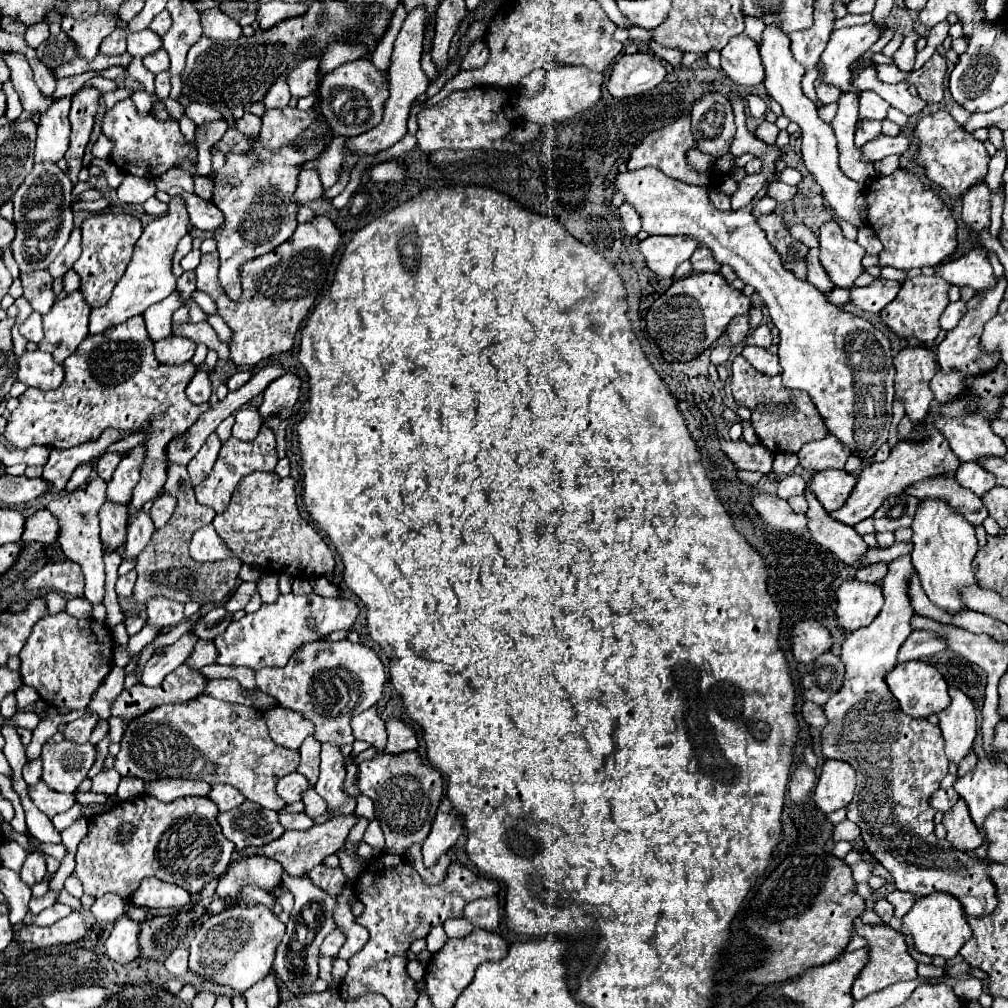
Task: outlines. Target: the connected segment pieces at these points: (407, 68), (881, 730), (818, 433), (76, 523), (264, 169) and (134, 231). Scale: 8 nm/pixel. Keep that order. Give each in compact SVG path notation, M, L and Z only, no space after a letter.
M414 7L408 11L406 21L396 37L394 43L394 53L392 53L392 65L388 69L388 79L390 79L390 97L384 103L384 119L380 125L376 125L374 129L352 137L348 141L348 147L352 151L358 151L362 155L370 155L370 153L378 153L384 151L388 147L392 147L394 143L398 143L404 135L406 135L406 121L408 121L408 113L410 113L410 105L414 103L414 99L418 95L422 95L428 87L428 77L424 75L424 71L420 69L420 55L422 55L422 39L424 39L424 23L426 23L426 7Z
M902 555L888 565L888 575L882 581L884 587L884 607L868 627L852 631L842 643L842 661L846 665L846 679L842 689L828 699L824 713L828 725L822 729L822 751L826 759L848 761L856 769L856 795L848 805L848 817L862 829L862 839L866 849L888 869L894 877L894 885L900 891L910 891L918 897L930 895L934 891L944 891L954 895L962 905L966 915L980 917L990 915L996 909L996 885L988 879L990 859L974 859L968 853L954 849L948 841L934 835L934 815L936 809L930 805L932 793L940 787L940 781L948 773L948 757L944 755L944 739L940 727L928 723L928 719L914 719L902 713L898 701L890 695L886 685L886 673L896 665L896 655L900 645L912 633L910 617L914 615L912 603L908 599L908 579L916 573L910 565L910 555Z
M740 355L732 363L730 387L736 403L752 411L752 427L760 437L760 443L772 453L782 453L782 451L798 453L802 445L816 439L824 439L828 435L824 419L820 417L812 399L804 391L794 391L784 387L780 375L760 373Z
M100 477L90 479L86 485L76 489L74 493L66 493L54 501L50 501L46 507L58 517L60 521L60 545L62 551L68 559L76 561L82 567L82 573L86 577L86 593L84 597L92 603L98 605L104 599L104 561L102 561L102 545L100 545L100 519L98 511L102 503L106 501L106 487L108 483Z
M314 123L314 125L304 133L304 137L302 137L302 141L308 143L308 147L306 147L304 153L300 153L294 145L292 145L292 147L284 147L284 149L272 153L272 151L266 151L266 149L260 145L260 139L256 139L256 143L254 143L254 153L262 159L262 163L256 163L256 159L250 157L250 155L228 155L224 169L220 169L220 171L216 173L216 177L214 177L214 183L216 183L216 187L214 187L214 205L216 205L220 211L224 211L224 217L226 217L226 223L224 223L220 229L216 229L216 235L214 235L214 239L216 239L216 243L218 243L220 263L222 263L218 277L220 277L220 283L222 283L224 291L226 291L226 295L228 295L232 301L236 301L236 303L240 301L240 295L242 295L242 289L240 289L240 265L244 265L246 261L256 259L256 257L260 257L260 255L266 255L268 251L272 251L272 249L276 249L278 245L282 245L284 241L288 241L288 239L292 237L296 225L298 225L298 223L296 223L298 205L294 205L294 203L290 201L290 195L294 193L296 183L298 183L298 181L296 181L296 177L298 177L298 167L300 167L304 161L316 159L316 157L320 155L320 149L324 147L322 141L320 141L320 135L326 133L326 125L322 123L320 129L318 129L316 125L320 125L320 123Z
M102 213L102 215L88 217L82 223L82 255L74 263L74 271L78 271L82 279L80 291L90 307L100 307L108 303L112 295L112 287L114 283L120 281L120 275L124 275L128 267L128 259L132 257L134 245L140 239L140 235L142 235L140 219L126 213L120 215Z

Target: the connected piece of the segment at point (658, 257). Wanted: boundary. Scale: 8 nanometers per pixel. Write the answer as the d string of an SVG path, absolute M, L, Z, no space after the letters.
M646 237L640 241L640 253L646 259L650 271L660 277L672 277L674 269L690 259L698 243L690 237Z

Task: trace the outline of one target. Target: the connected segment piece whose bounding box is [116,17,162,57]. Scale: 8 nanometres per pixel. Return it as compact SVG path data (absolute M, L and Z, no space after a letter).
M116 17L118 27L124 27L124 33L128 35L128 53L136 55L136 57L144 57L148 53L154 53L156 49L162 47L162 39L160 35L156 35L152 29L144 29L144 31L128 31L128 23L122 21L120 17Z

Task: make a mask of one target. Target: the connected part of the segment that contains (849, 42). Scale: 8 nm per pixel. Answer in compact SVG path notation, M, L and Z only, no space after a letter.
M874 23L832 31L824 53L820 55L824 69L820 71L820 75L814 81L815 87L826 83L826 85L836 85L842 91L850 91L860 95L861 91L850 83L850 77L852 77L850 65L864 51L868 51L880 39L880 35L882 35L882 31Z

